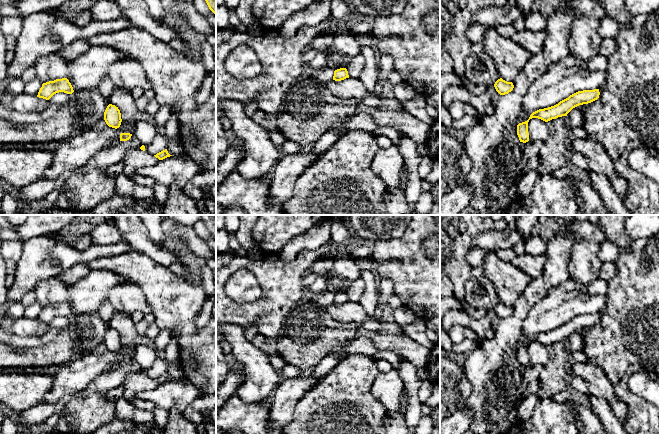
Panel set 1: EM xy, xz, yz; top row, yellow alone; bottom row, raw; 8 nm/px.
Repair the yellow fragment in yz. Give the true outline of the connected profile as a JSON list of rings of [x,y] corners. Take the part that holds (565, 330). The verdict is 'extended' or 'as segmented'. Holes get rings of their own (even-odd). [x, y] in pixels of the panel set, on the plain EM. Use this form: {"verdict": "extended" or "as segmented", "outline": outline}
{"verdict": "as segmented", "outline": [[[599,313],[578,315],[554,330],[533,336],[527,345],[517,349],[517,359],[520,366],[529,365],[528,346],[530,343],[538,342],[548,346],[558,341],[567,340],[573,332],[593,326],[599,322],[599,319]]]}

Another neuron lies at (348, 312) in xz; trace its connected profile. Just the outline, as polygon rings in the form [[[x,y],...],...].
[[[346,302],[341,305],[331,304],[325,308],[338,322],[356,322],[362,324],[369,316],[359,303]]]

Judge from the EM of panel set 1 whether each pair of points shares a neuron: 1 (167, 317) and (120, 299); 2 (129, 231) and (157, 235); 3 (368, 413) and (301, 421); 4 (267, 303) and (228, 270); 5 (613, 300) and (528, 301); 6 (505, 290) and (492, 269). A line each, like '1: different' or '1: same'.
1: different
2: different
3: same
4: same
5: different
6: same

